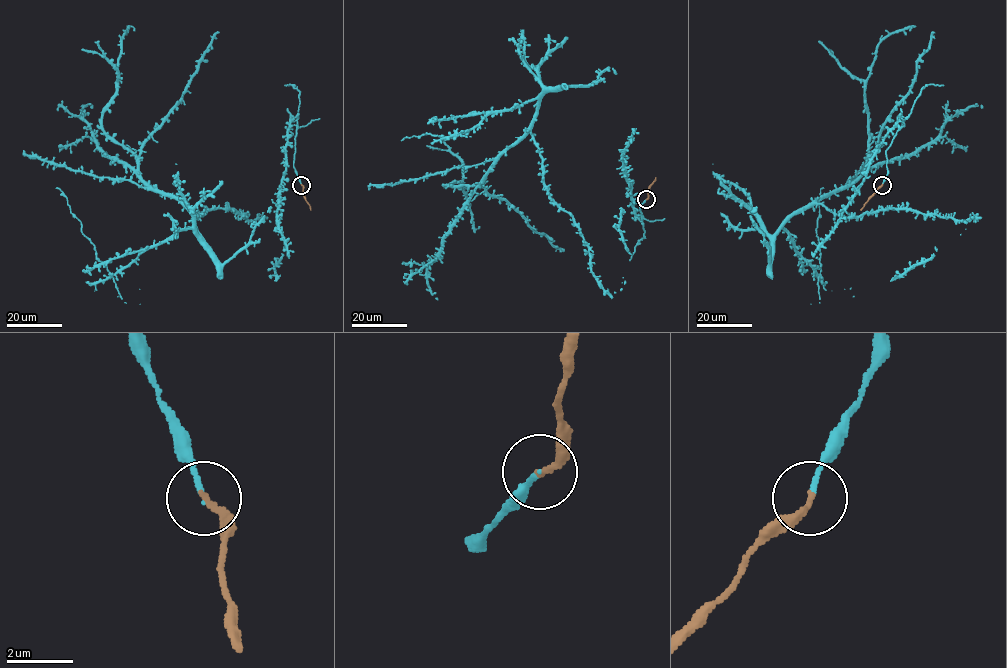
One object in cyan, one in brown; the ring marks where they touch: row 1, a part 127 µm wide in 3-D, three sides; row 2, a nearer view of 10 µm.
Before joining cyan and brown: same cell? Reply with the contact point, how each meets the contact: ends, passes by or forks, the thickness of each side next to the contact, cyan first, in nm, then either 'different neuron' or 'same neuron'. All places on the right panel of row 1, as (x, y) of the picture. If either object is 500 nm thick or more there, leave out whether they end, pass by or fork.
(882, 185) | cyan ends | brown ends | 120/200 nm | different neuron

